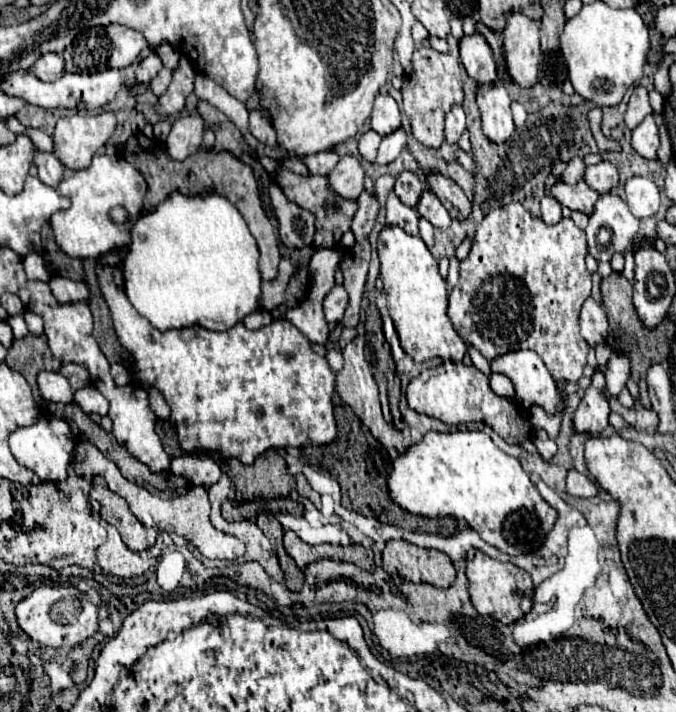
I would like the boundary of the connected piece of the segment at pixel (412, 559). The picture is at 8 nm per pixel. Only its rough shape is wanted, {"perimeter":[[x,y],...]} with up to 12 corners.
{"perimeter":[[402,540],[382,550],[382,568],[410,582],[448,588],[444,552]]}

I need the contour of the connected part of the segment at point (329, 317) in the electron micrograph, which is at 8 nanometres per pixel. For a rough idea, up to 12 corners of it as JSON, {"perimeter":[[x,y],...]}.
{"perimeter":[[334,286],[324,298],[326,322],[340,322],[348,294]]}

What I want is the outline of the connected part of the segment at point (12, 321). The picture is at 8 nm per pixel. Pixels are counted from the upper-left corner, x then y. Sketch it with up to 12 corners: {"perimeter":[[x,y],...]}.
{"perimeter":[[22,314],[10,316],[8,324],[14,330],[14,338],[28,334]]}

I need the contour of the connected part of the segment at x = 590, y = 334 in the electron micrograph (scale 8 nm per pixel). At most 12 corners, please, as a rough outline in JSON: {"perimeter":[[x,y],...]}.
{"perimeter":[[588,298],[580,312],[582,338],[594,348],[608,338],[604,308]]}

